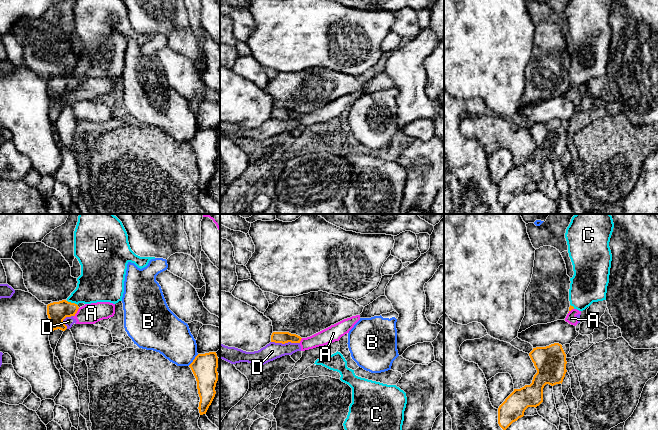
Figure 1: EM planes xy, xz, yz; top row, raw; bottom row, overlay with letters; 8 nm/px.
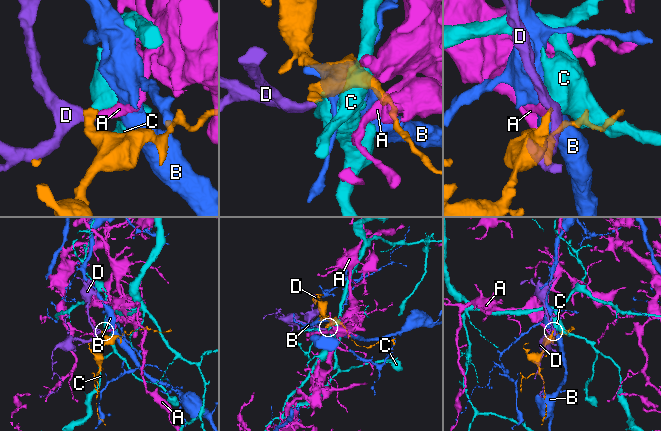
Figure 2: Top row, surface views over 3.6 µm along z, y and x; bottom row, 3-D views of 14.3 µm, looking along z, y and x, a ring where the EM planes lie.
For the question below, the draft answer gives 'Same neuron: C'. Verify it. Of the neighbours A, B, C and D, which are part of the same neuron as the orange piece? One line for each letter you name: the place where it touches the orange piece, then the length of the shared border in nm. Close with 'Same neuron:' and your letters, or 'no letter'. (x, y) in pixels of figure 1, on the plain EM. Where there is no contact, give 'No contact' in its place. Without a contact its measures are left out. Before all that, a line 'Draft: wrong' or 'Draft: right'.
Draft: right
C: Touches orange at xy (72, 79). Shared border 100 nm
Same neuron: C

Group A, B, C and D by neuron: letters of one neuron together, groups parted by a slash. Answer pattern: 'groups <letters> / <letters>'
groups A D / B / C

